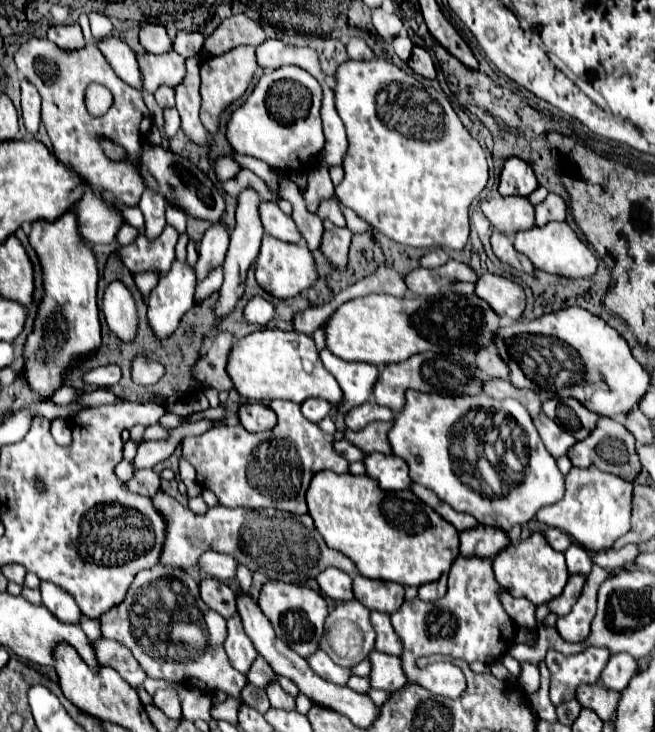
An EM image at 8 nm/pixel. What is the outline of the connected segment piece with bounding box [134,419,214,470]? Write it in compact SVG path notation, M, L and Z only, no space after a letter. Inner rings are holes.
M202 419L198 422L188 423L178 428L168 430L166 438L162 440L148 440L142 442L138 448L138 454L134 458L134 466L140 468L154 468L158 462L166 460L172 456L172 452L176 450L176 446L182 442L182 438L186 436L198 436L209 430L214 425L214 421Z

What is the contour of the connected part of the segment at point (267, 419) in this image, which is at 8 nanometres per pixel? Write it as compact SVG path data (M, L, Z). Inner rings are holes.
M242 404L238 408L238 418L248 432L266 432L276 426L276 414L262 404Z

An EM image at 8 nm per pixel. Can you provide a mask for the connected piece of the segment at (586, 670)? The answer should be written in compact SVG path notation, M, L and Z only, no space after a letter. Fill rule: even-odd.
M588 648L574 656L564 656L556 650L546 652L546 664L552 672L550 682L550 700L552 704L562 704L574 698L576 686L580 684L596 684L600 678L600 670L604 670L608 662L608 650Z

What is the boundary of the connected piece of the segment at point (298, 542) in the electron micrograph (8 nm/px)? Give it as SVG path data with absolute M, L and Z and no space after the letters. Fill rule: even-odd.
M158 492L152 502L156 508L160 508L164 518L168 518L168 538L164 540L164 556L160 556L162 564L188 570L196 566L200 554L212 548L216 552L234 556L238 562L254 572L262 572L268 578L284 582L302 584L310 578L316 578L322 570L330 566L344 572L354 572L354 564L350 562L350 558L324 546L324 540L316 532L314 522L308 514L294 516L284 512L244 508L232 510L224 506L214 506L204 516L198 516L192 510L180 506L172 496L162 492Z

